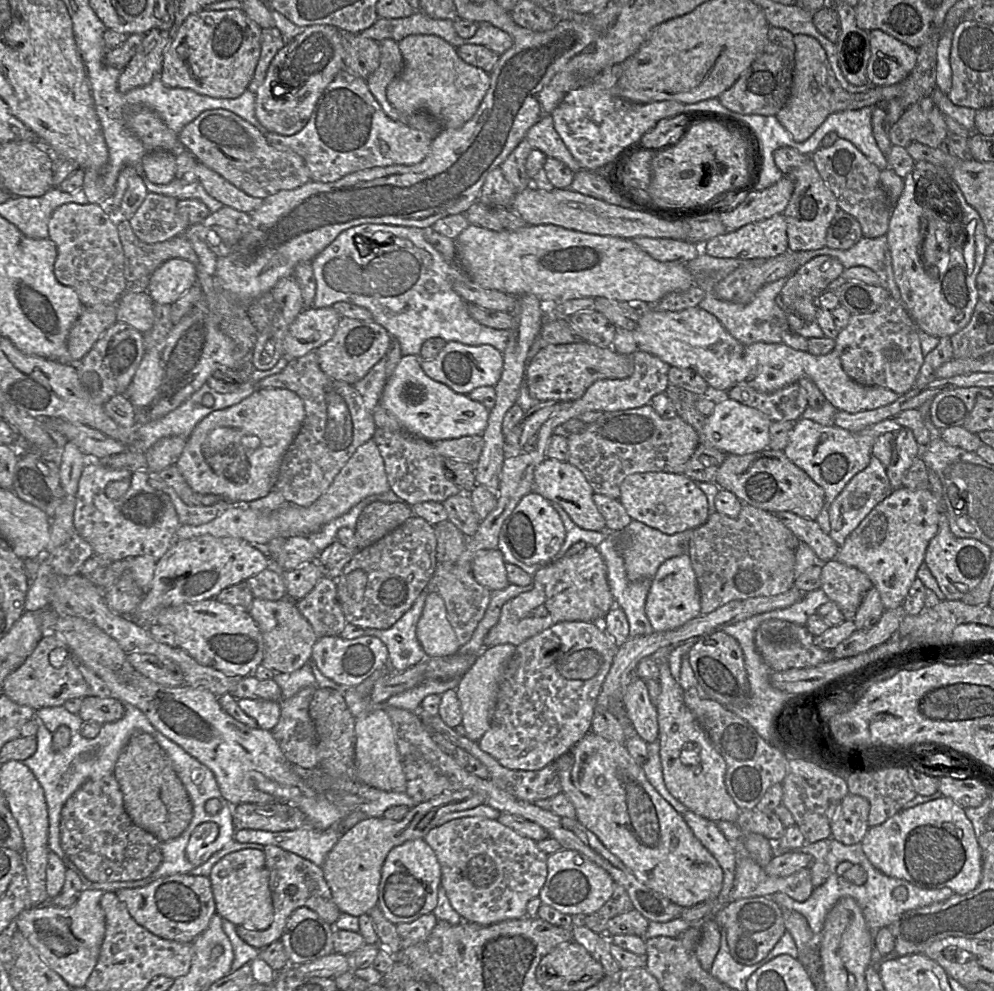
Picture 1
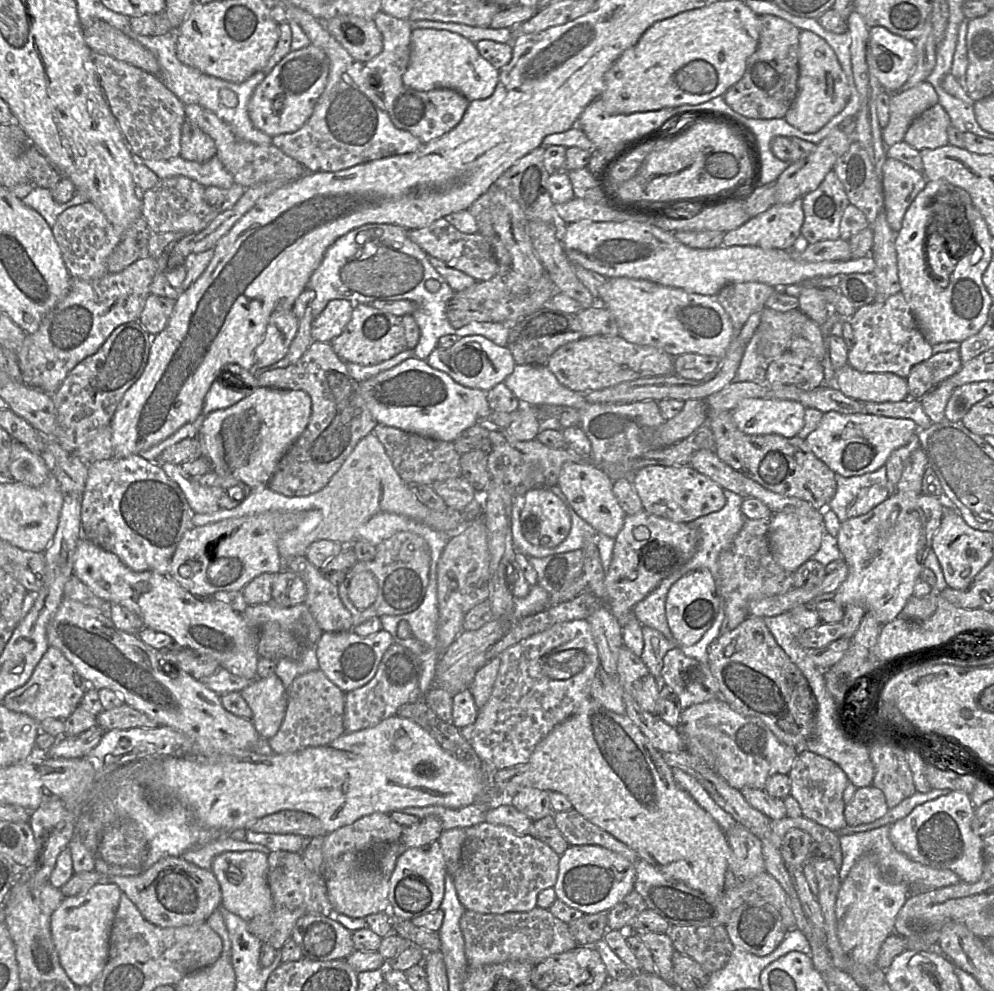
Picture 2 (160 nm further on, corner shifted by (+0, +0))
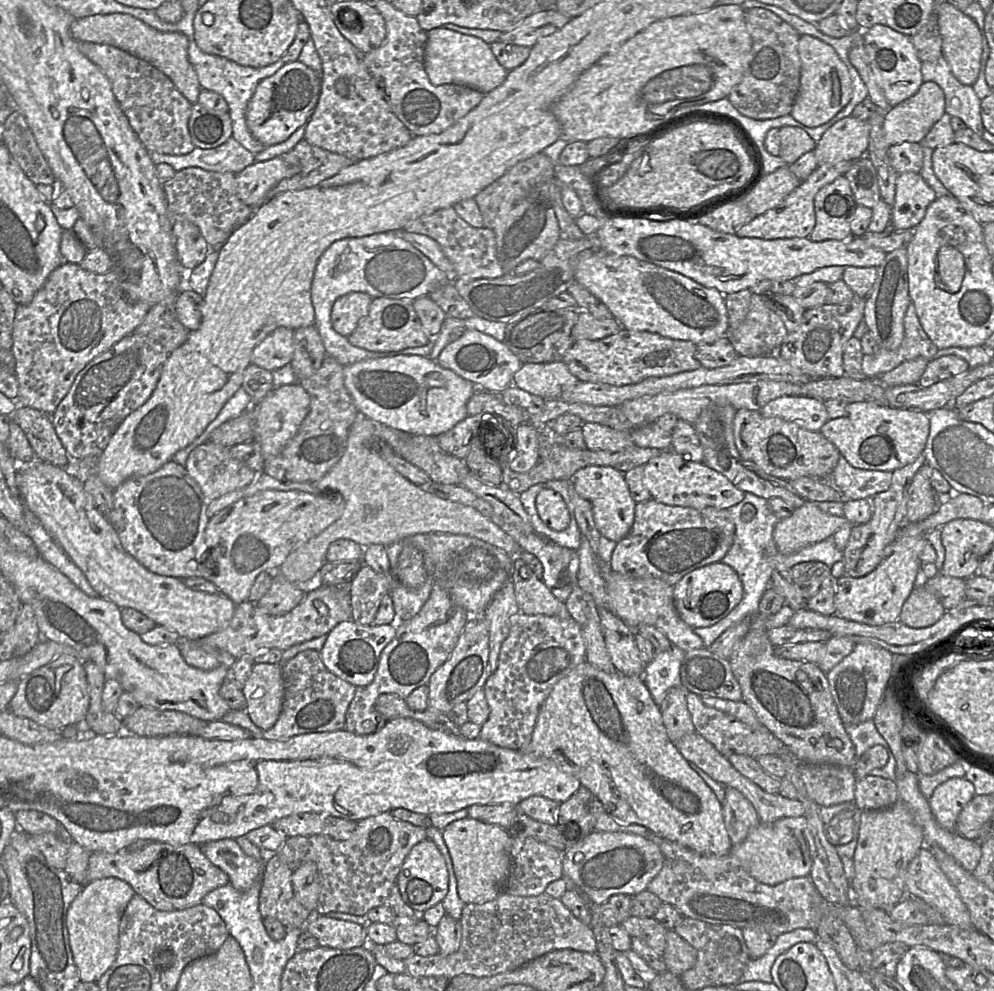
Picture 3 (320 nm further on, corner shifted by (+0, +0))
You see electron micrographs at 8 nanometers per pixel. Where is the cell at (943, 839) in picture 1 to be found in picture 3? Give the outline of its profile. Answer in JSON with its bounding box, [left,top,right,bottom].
[928,777,975,831]

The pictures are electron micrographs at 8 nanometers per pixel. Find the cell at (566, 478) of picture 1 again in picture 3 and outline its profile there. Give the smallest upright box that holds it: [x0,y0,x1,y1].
[571,466,636,543]

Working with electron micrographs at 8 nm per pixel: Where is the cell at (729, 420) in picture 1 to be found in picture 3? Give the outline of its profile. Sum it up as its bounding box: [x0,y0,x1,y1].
[759,396,829,431]

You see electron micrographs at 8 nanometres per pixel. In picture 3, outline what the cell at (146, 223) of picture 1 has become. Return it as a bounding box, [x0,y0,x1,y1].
[162,167,254,247]

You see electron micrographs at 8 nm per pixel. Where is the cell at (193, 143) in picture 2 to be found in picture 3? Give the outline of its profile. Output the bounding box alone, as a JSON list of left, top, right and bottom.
[188,102,232,149]

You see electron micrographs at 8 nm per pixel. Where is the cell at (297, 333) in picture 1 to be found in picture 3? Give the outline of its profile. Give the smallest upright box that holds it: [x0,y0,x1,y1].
[331,292,373,337]

